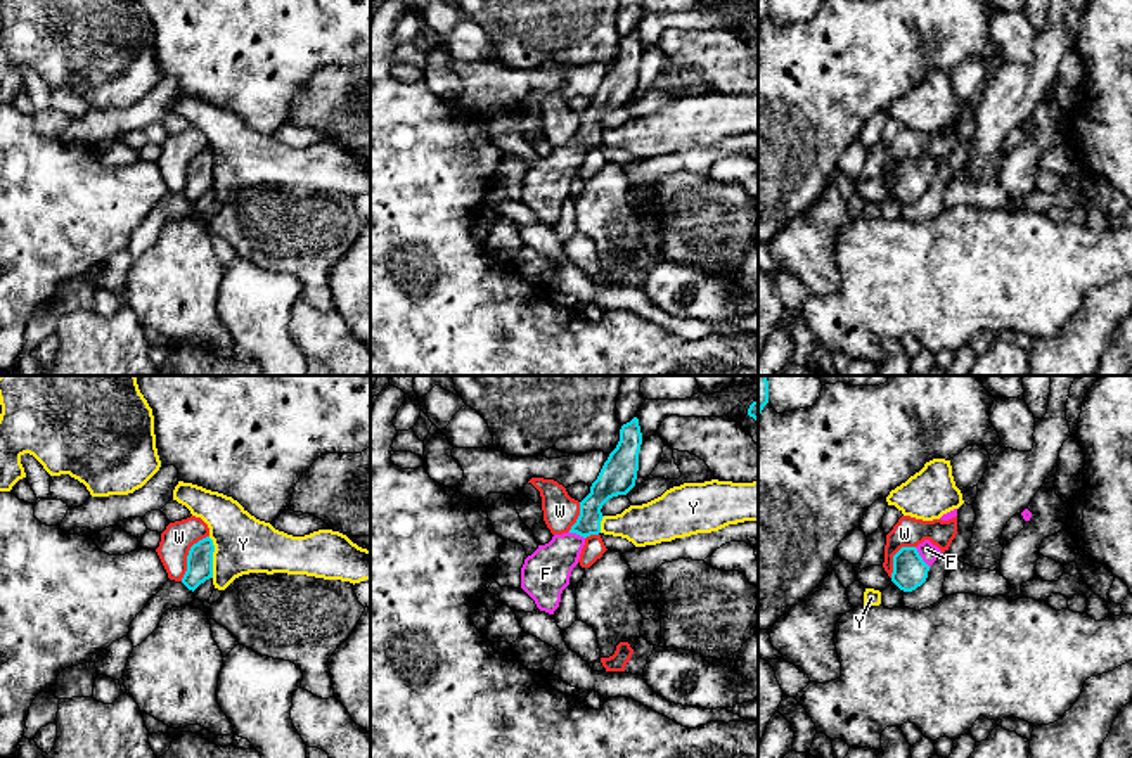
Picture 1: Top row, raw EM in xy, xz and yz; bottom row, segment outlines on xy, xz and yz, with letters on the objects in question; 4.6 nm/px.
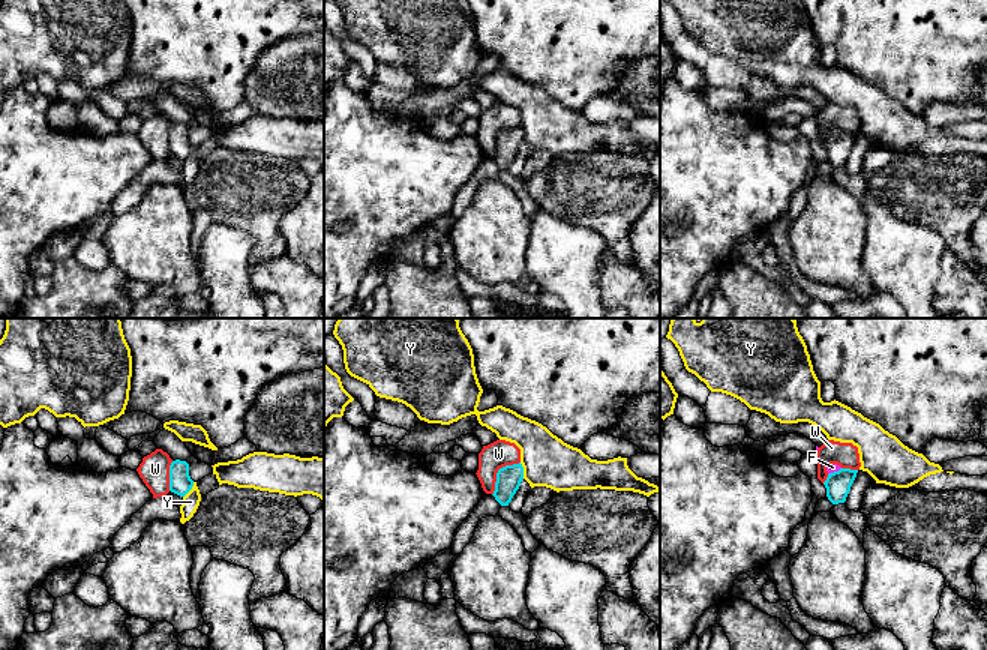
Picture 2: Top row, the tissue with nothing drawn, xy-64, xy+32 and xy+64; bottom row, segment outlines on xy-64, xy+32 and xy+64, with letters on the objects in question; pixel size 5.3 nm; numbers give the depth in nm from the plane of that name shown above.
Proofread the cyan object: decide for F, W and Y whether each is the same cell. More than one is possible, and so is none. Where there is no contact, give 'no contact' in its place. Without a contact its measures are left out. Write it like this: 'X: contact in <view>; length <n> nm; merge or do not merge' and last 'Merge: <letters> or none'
F: contact in yz; length 120 nm; merge
W: contact in xy; length 260 nm; do not merge
Y: contact in xy; length 190 nm; do not merge
Merge: F

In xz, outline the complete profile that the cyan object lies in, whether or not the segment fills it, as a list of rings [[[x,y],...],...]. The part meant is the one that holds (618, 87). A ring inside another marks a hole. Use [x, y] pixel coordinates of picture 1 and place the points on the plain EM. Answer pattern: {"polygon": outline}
{"polygon": [[[634,29],[620,42],[620,54],[604,74],[590,106],[580,114],[580,128],[568,145],[552,152],[524,171],[521,201],[535,213],[540,223],[554,227],[561,206],[569,197],[578,177],[585,151],[601,145],[602,118],[618,107],[627,107],[637,92],[642,45]]]}

